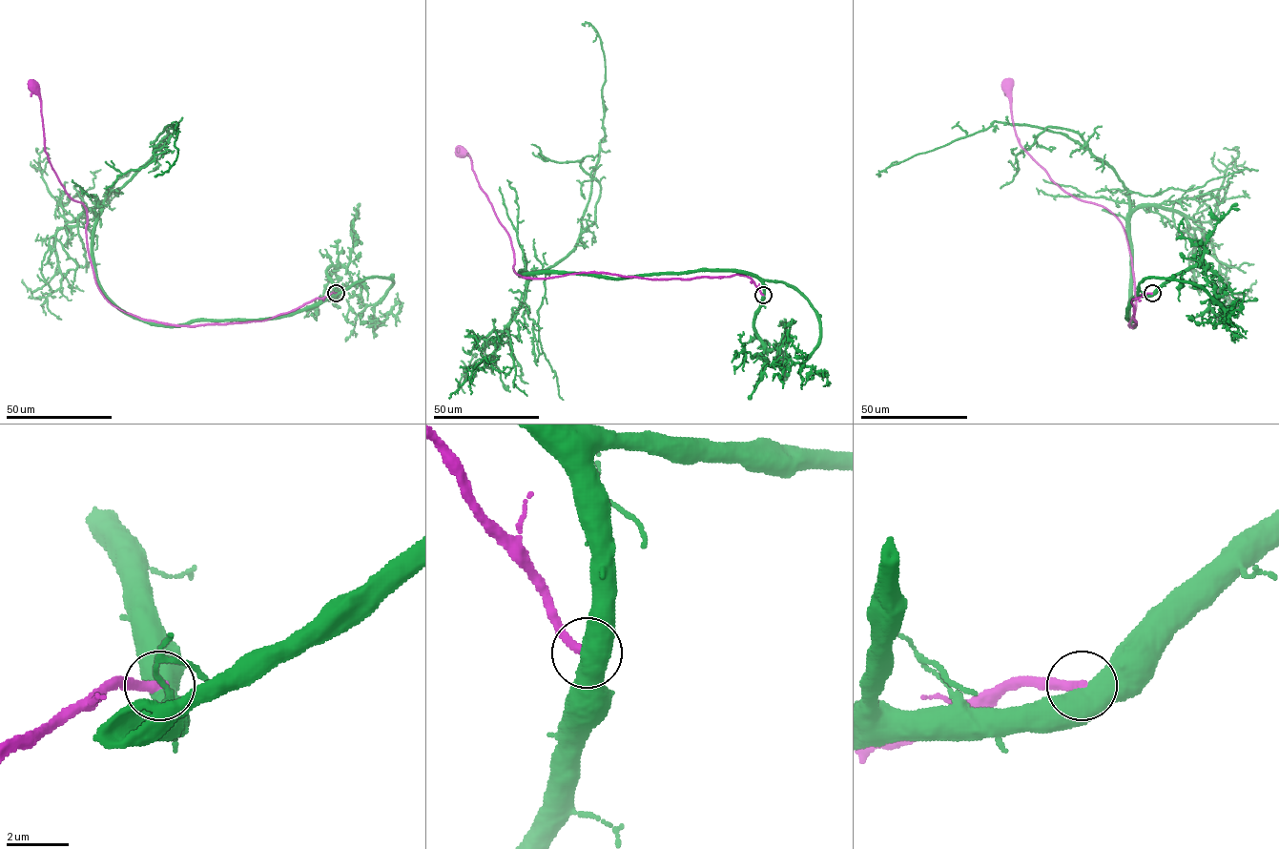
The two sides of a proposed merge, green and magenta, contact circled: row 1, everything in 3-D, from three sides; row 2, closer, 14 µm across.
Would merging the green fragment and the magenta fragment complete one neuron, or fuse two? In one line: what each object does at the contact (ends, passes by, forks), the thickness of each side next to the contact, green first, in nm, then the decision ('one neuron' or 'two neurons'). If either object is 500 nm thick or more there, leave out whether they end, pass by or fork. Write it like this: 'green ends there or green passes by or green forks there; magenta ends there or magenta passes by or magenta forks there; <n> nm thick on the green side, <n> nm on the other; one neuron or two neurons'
550 nm thick on the green side, 320 nm on the other; two neurons

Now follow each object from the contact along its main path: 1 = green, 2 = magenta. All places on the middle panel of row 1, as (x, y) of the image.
1: (763, 295), (737, 270), (520, 274), (572, 250), (605, 137), (604, 53), (582, 23)
2: (763, 295), (738, 274), (518, 275), (509, 235), (462, 151)

